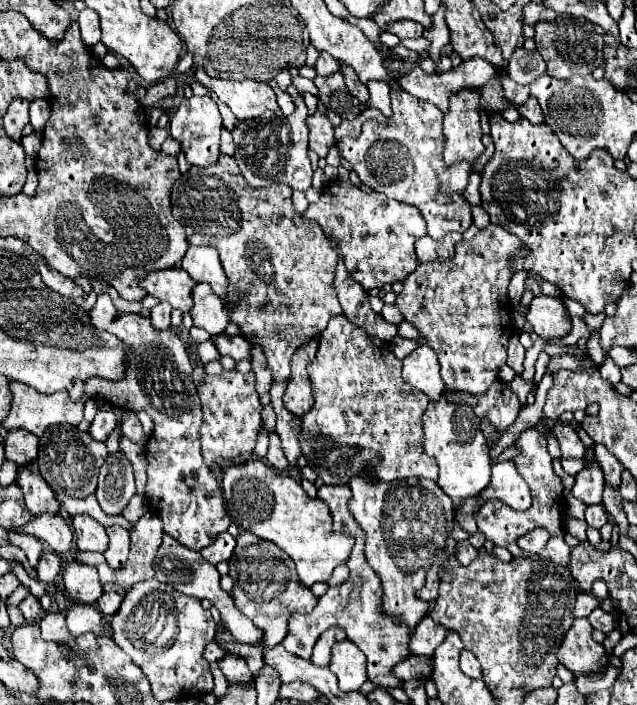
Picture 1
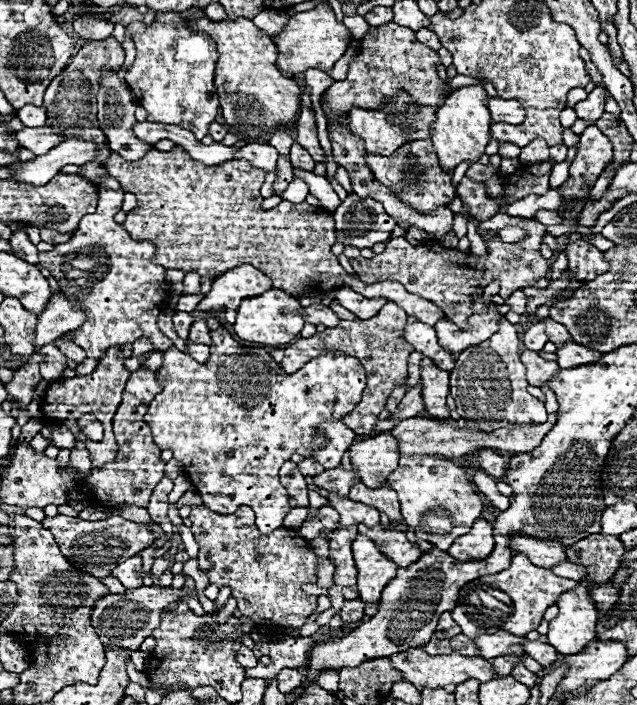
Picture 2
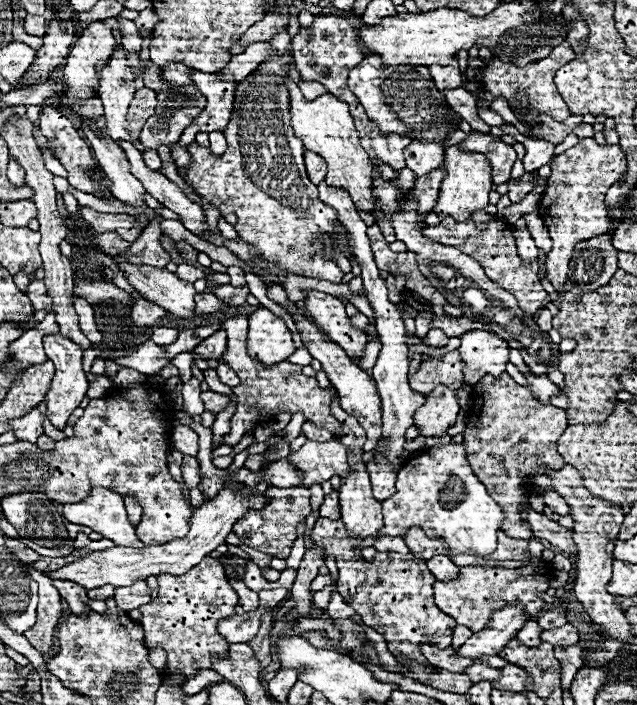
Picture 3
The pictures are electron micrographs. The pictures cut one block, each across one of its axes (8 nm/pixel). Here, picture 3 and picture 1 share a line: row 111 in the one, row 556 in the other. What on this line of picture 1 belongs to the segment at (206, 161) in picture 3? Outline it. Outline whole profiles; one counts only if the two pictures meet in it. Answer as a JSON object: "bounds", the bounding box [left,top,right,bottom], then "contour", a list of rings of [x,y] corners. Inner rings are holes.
{"bounds":[230,532,316,644],"contour":[[[242,532],[236,538],[234,556],[230,558],[230,578],[234,582],[232,598],[240,612],[244,612],[258,628],[264,630],[266,644],[278,644],[284,640],[288,630],[288,616],[294,612],[312,612],[316,596],[298,580],[294,562],[290,556],[282,554],[280,558],[260,554],[266,546],[272,546],[266,540],[258,540],[252,532]]]}

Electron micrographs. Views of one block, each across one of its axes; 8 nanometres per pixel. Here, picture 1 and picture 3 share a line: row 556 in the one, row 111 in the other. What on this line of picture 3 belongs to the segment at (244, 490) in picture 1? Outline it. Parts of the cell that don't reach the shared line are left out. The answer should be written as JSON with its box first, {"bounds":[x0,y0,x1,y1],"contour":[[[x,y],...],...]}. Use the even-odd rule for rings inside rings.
{"bounds":[286,78,382,218],"contour":[[[286,78],[286,88],[290,90],[290,114],[292,114],[292,128],[298,138],[304,140],[304,148],[316,152],[322,156],[328,164],[328,174],[326,174],[326,184],[334,188],[346,190],[358,210],[372,214],[374,218],[382,216],[382,210],[376,206],[376,198],[372,196],[374,190],[374,180],[372,180],[372,160],[366,154],[366,150],[360,146],[358,132],[354,128],[350,110],[346,102],[340,102],[332,94],[320,96],[316,100],[306,100],[300,92],[300,88]]]}

